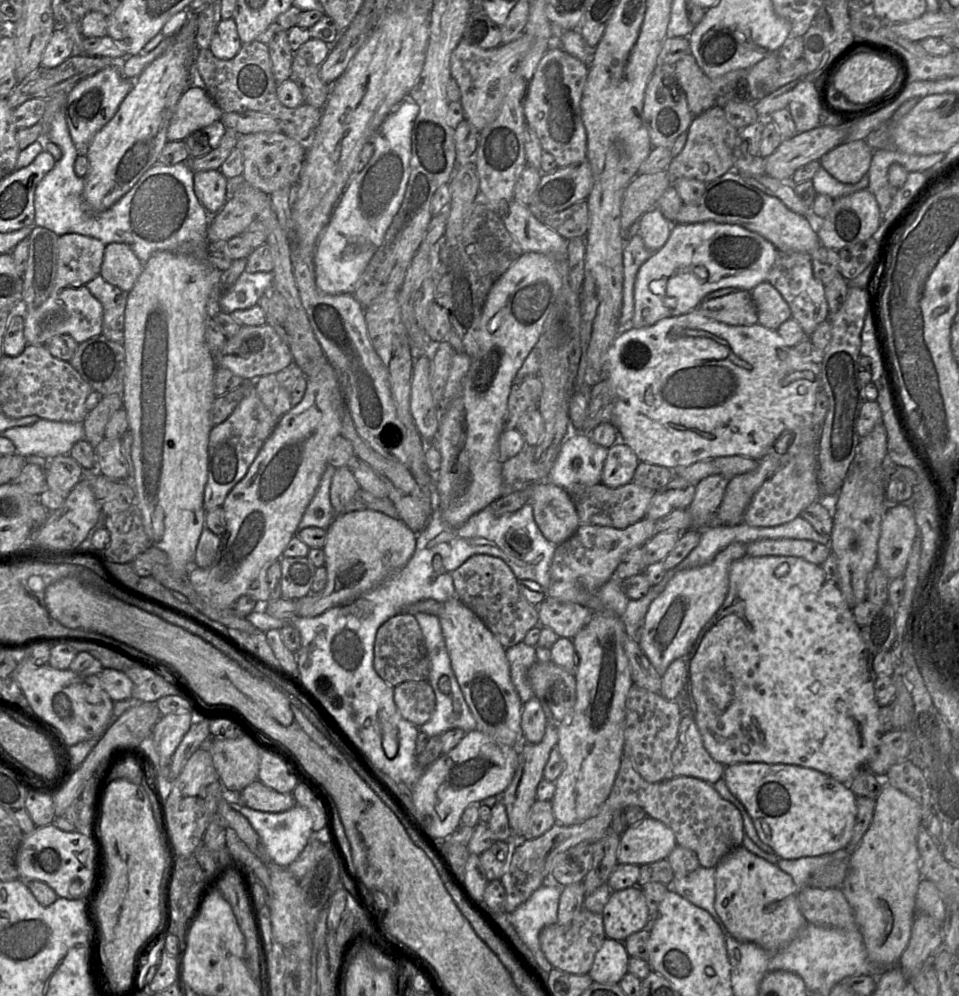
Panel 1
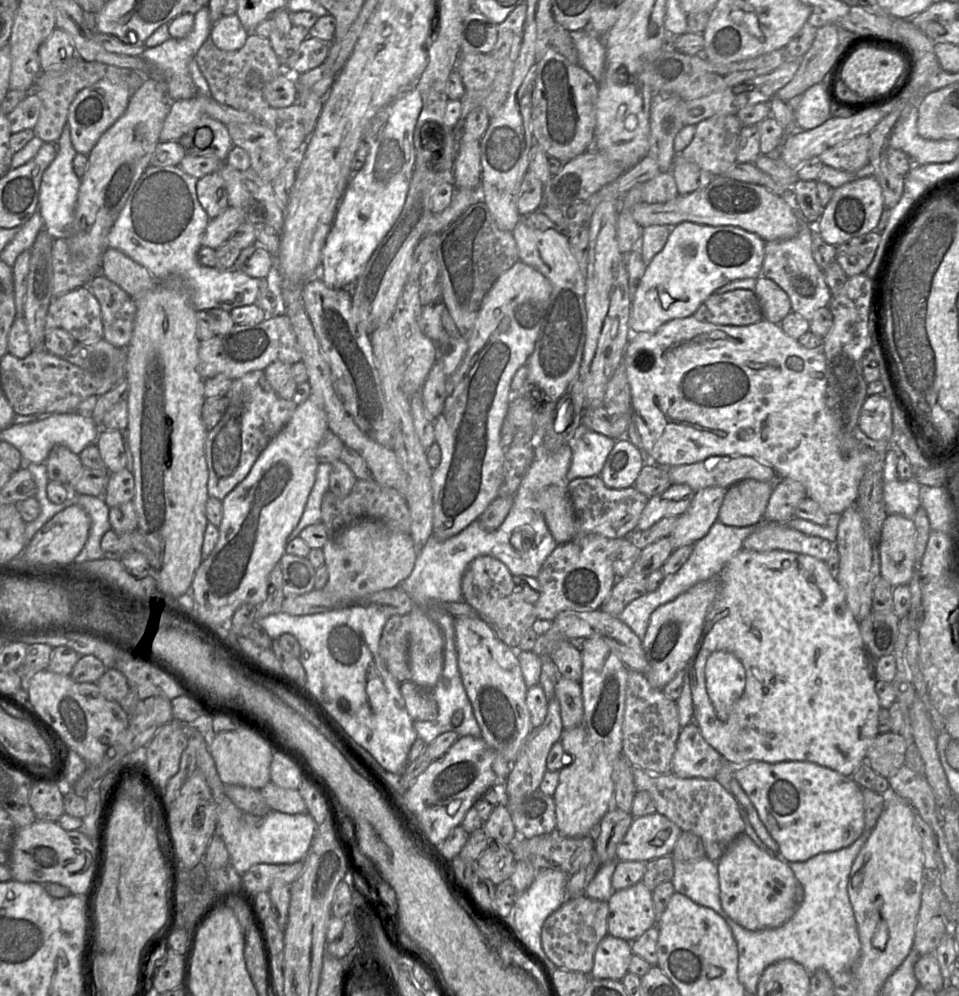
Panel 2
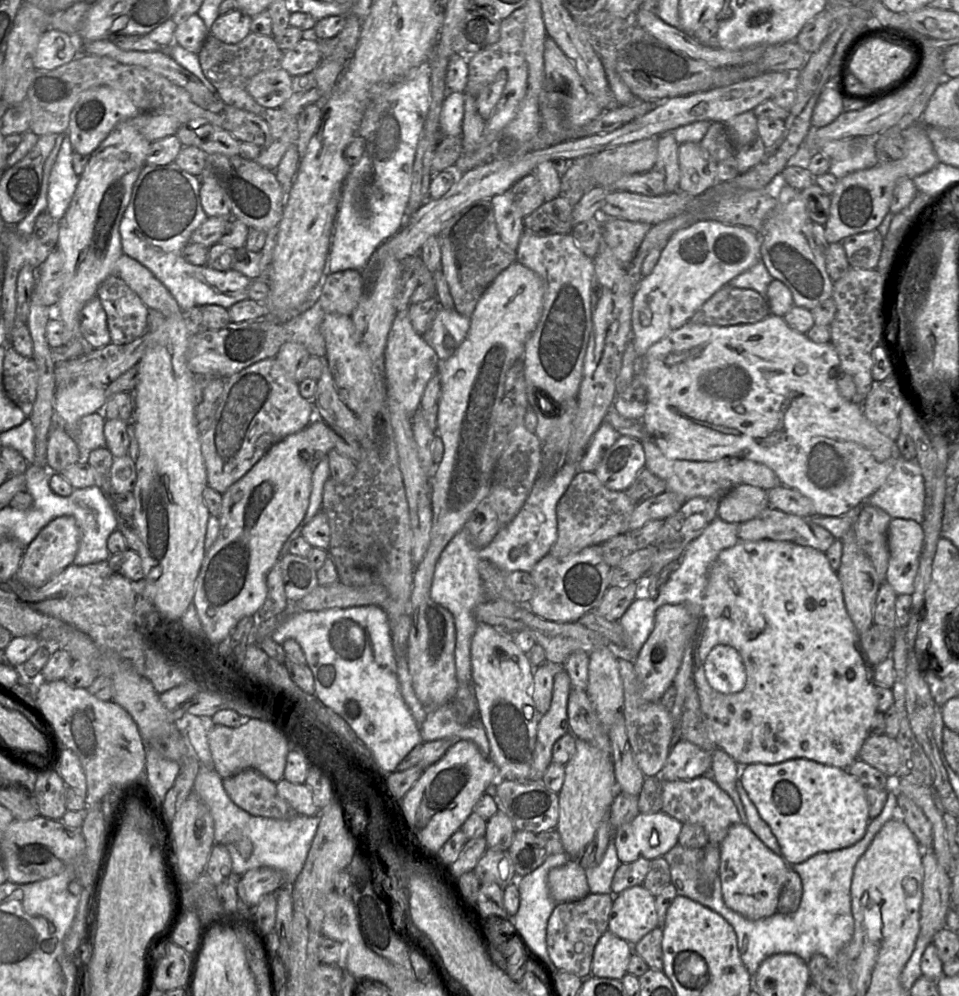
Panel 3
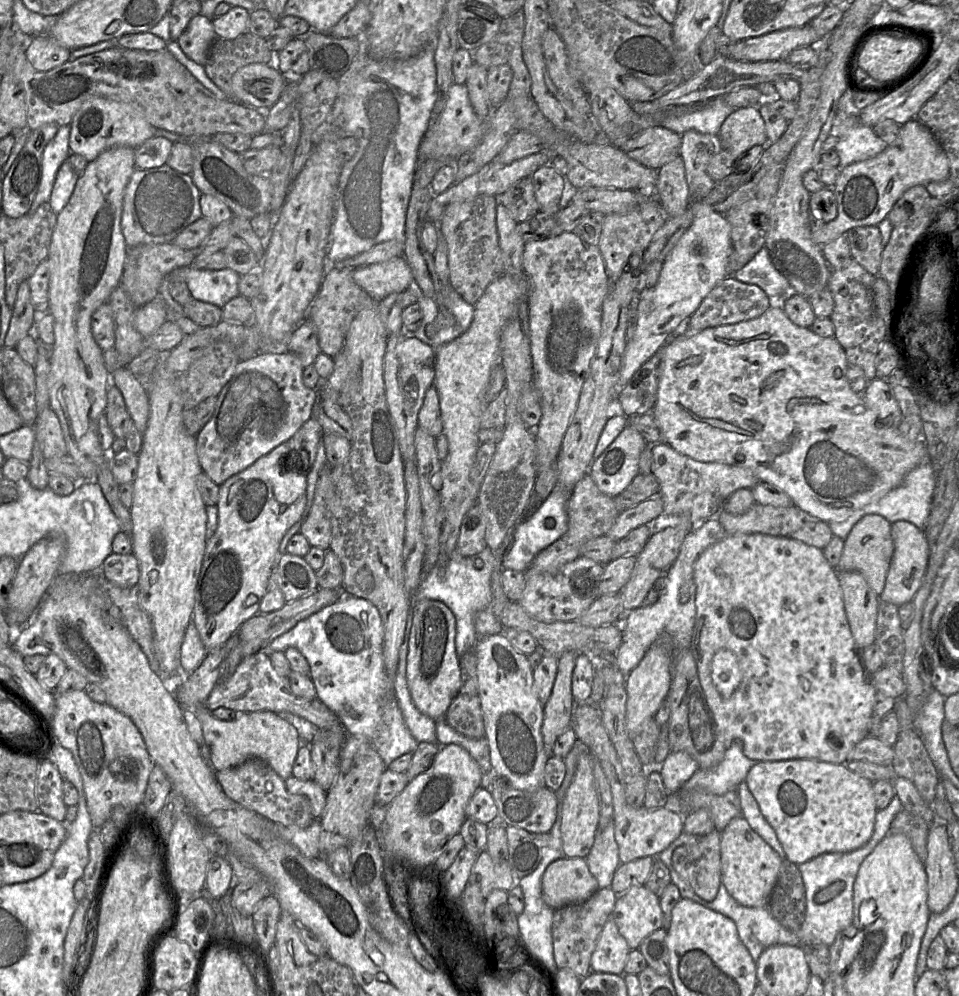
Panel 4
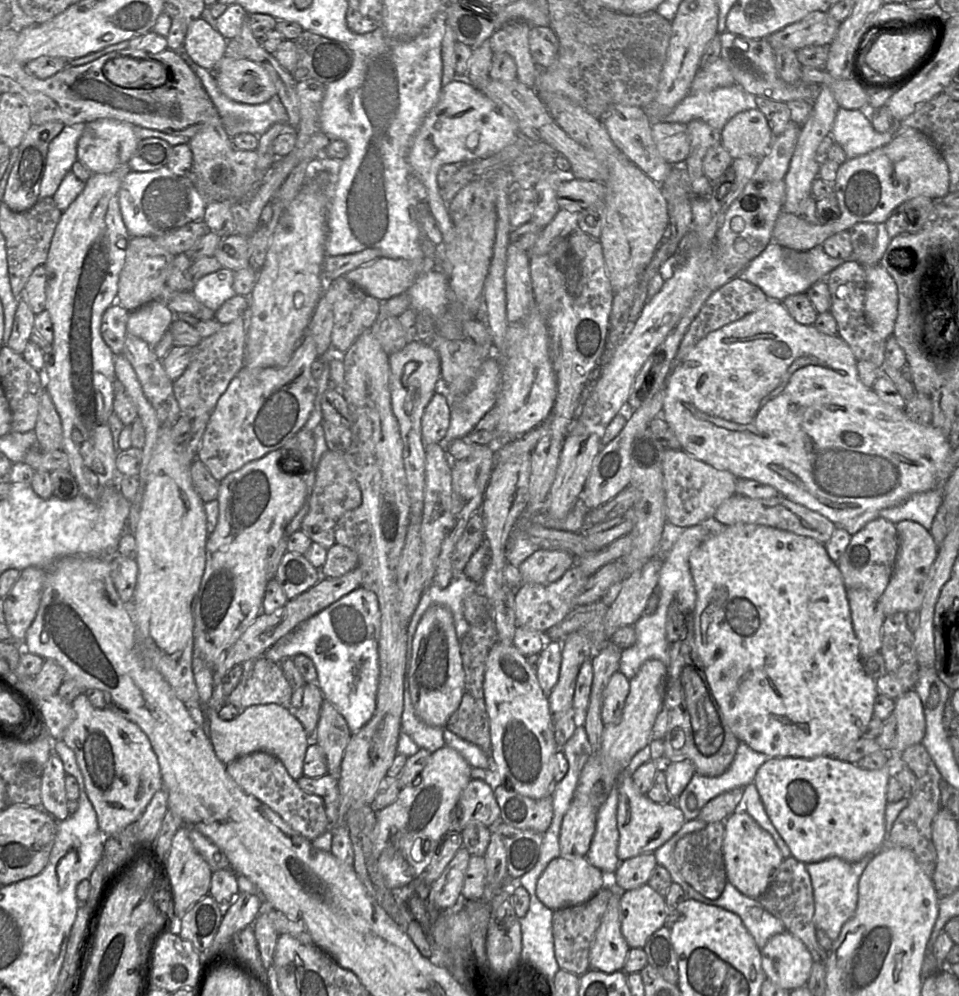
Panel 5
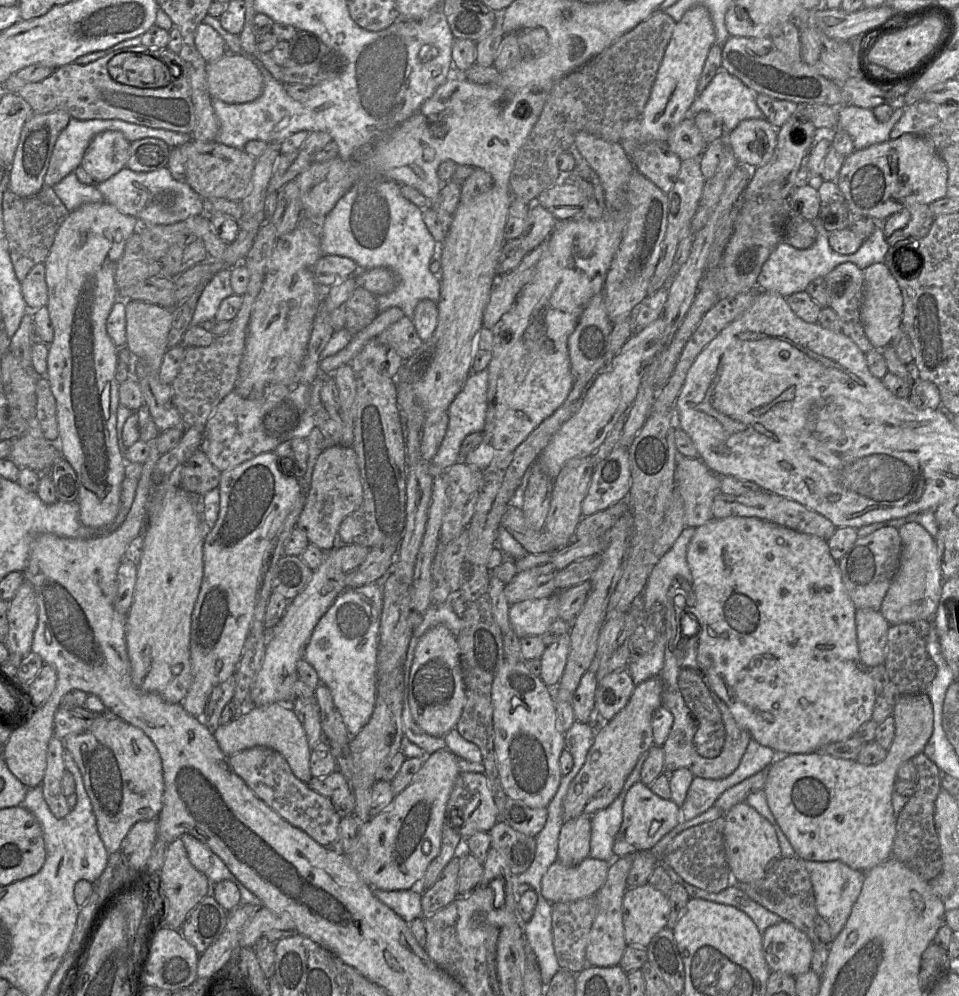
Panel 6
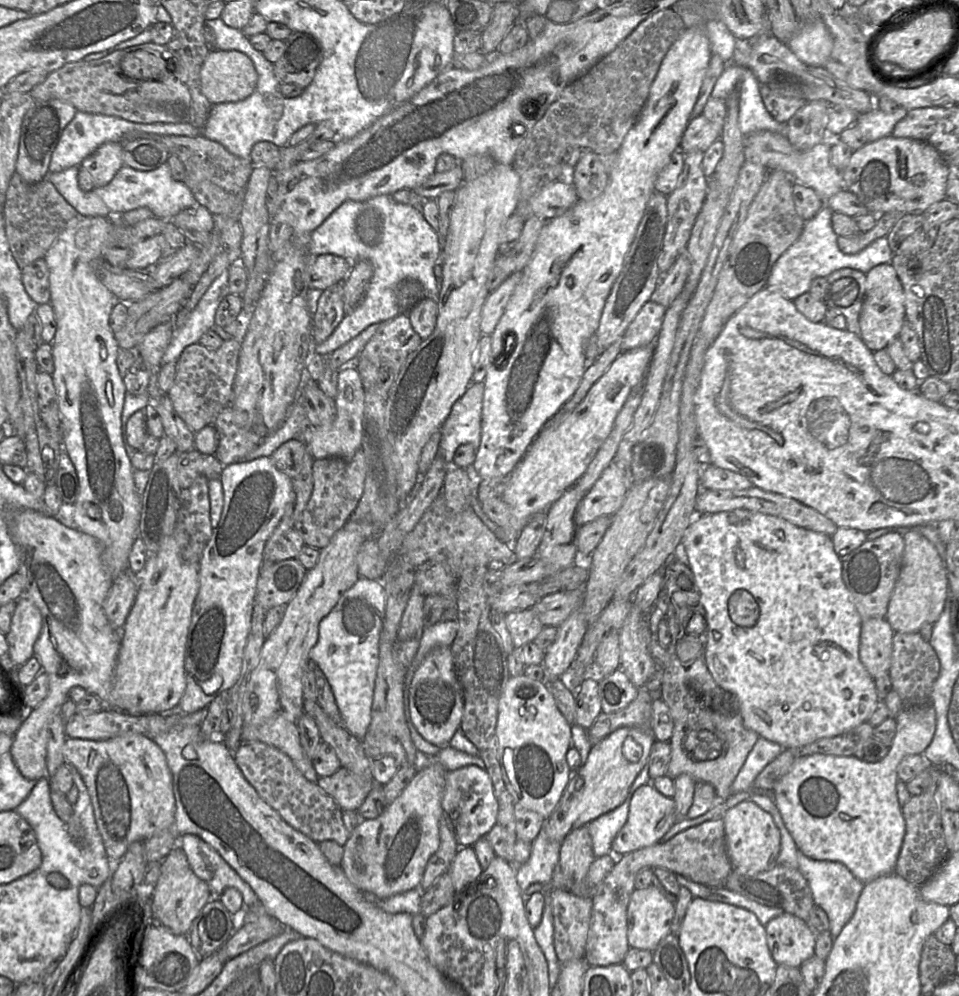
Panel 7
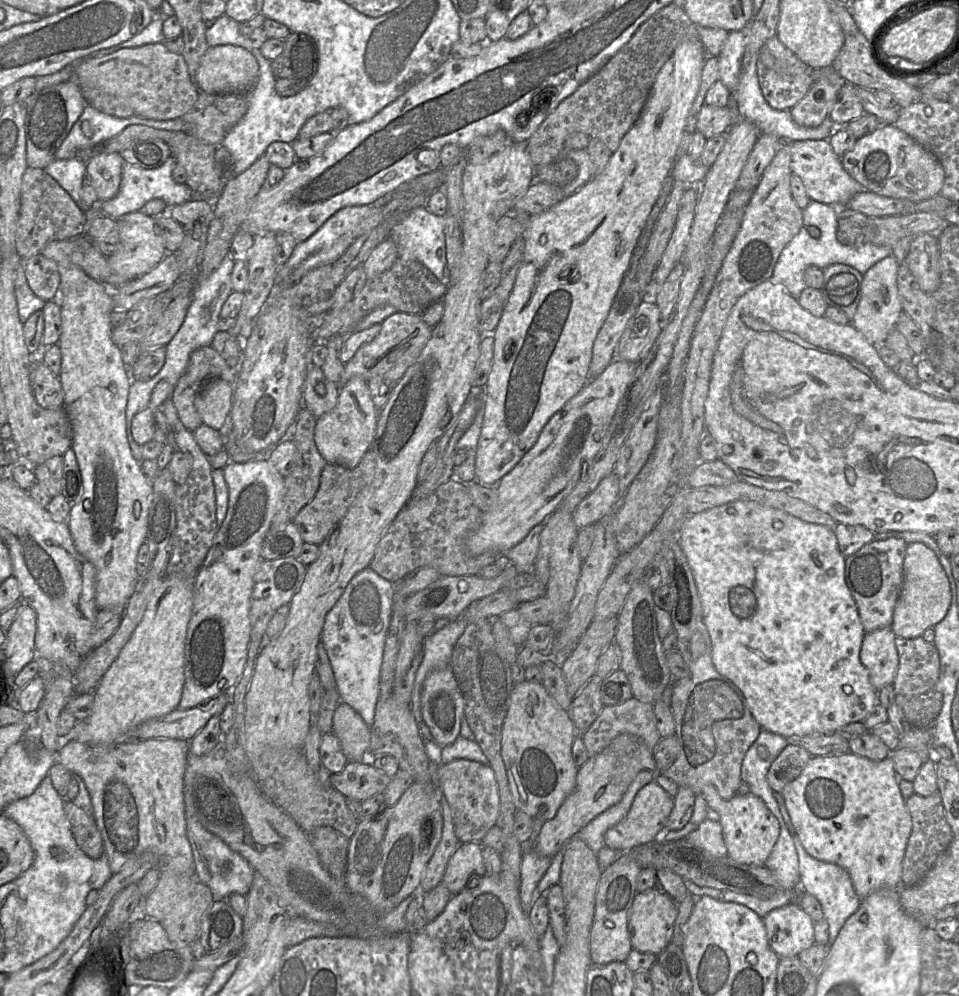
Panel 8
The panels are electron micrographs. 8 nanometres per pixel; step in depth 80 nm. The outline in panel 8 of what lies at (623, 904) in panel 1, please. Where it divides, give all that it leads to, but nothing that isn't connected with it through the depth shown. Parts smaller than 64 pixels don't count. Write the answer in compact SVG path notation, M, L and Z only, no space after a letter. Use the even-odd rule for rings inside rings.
M657 888L638 892L628 913L632 949L661 953L672 940L677 905Z

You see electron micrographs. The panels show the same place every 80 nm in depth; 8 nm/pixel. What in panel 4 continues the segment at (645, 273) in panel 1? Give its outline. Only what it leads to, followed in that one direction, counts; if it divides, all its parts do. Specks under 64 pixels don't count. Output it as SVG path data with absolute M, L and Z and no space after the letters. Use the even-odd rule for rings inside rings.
M694 201L691 208L694 216L693 222L663 261L656 285L652 288L644 288L639 294L636 328L632 337L627 341L617 382L615 400L617 400L621 389L634 376L638 369L658 352L673 335L682 330L708 293L729 275L728 258L732 251L731 226L729 222L723 214L716 212L709 204L703 201Z

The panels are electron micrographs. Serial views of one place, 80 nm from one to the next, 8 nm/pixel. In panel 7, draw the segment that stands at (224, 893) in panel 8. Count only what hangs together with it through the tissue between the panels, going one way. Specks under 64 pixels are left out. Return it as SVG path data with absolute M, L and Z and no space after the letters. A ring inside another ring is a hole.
M185 834L176 846L179 846L186 854L195 875L209 886L209 902L220 901L223 891L231 887L241 893L246 907L259 905L259 899L249 884L201 838L193 834Z

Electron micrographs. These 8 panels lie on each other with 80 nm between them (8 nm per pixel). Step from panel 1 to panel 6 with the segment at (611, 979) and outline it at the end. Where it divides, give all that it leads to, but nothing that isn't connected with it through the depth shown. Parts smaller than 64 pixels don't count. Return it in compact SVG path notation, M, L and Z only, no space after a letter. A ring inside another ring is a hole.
M632 855L615 857L610 863L607 878L595 894L597 899L597 912L594 918L588 943L586 946L587 966L609 967L619 965L627 947L624 937L622 917L623 898L627 886L627 877L633 862Z

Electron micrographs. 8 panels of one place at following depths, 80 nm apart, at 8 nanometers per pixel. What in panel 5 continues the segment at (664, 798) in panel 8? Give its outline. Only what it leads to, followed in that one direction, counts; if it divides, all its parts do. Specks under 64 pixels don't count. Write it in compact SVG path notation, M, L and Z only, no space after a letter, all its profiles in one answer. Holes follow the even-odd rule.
M623 771L618 777L618 805L617 805L617 828L619 841L617 856L620 862L645 853L654 853L658 848L673 837L684 825L686 819L682 810L675 803L658 804L642 794L635 785L632 776L624 775Z

